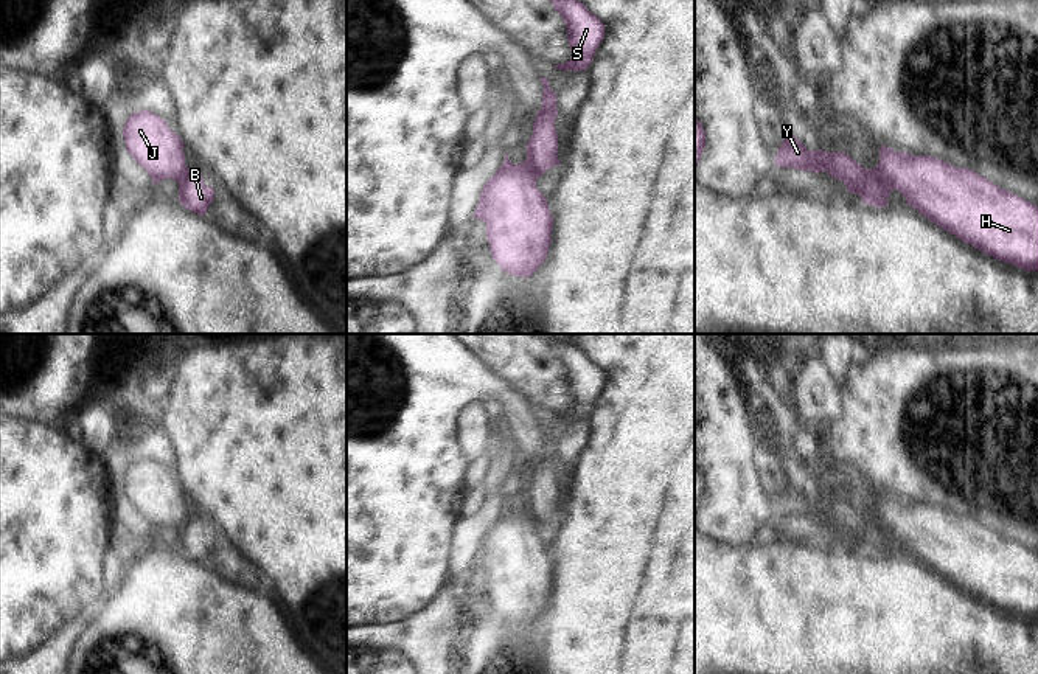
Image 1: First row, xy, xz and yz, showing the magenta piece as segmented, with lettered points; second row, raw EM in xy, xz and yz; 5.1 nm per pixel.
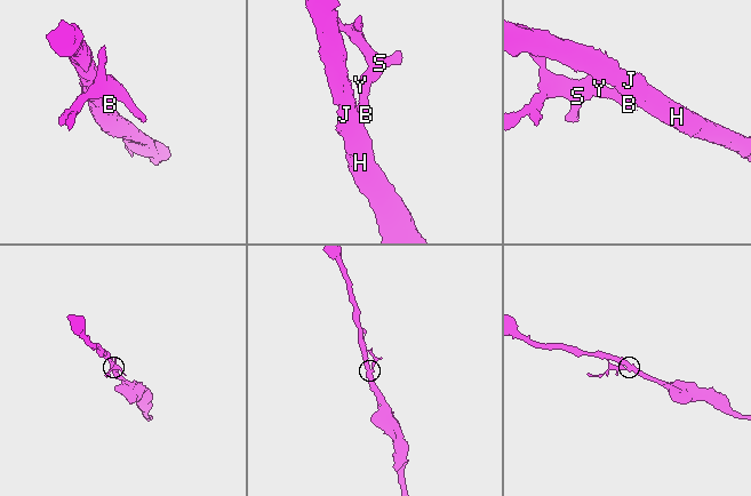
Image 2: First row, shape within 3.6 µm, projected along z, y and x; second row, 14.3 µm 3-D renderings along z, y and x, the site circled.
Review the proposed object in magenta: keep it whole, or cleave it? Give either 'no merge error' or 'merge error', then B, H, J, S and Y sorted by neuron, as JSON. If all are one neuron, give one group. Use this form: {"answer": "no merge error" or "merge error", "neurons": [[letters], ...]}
{"answer": "merge error", "neurons": [["B", "S", "Y"], ["H", "J"]]}

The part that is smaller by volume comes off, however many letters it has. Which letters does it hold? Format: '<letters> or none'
B, S, Y

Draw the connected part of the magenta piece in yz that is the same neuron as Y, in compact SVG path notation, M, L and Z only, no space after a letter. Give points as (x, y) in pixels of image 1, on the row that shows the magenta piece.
M789 130L774 158L775 166L794 168L819 174L827 171L833 179L839 179L848 193L855 193L862 203L876 208L887 207L887 199L893 189L881 180L872 169L858 165L845 152L808 151Z

